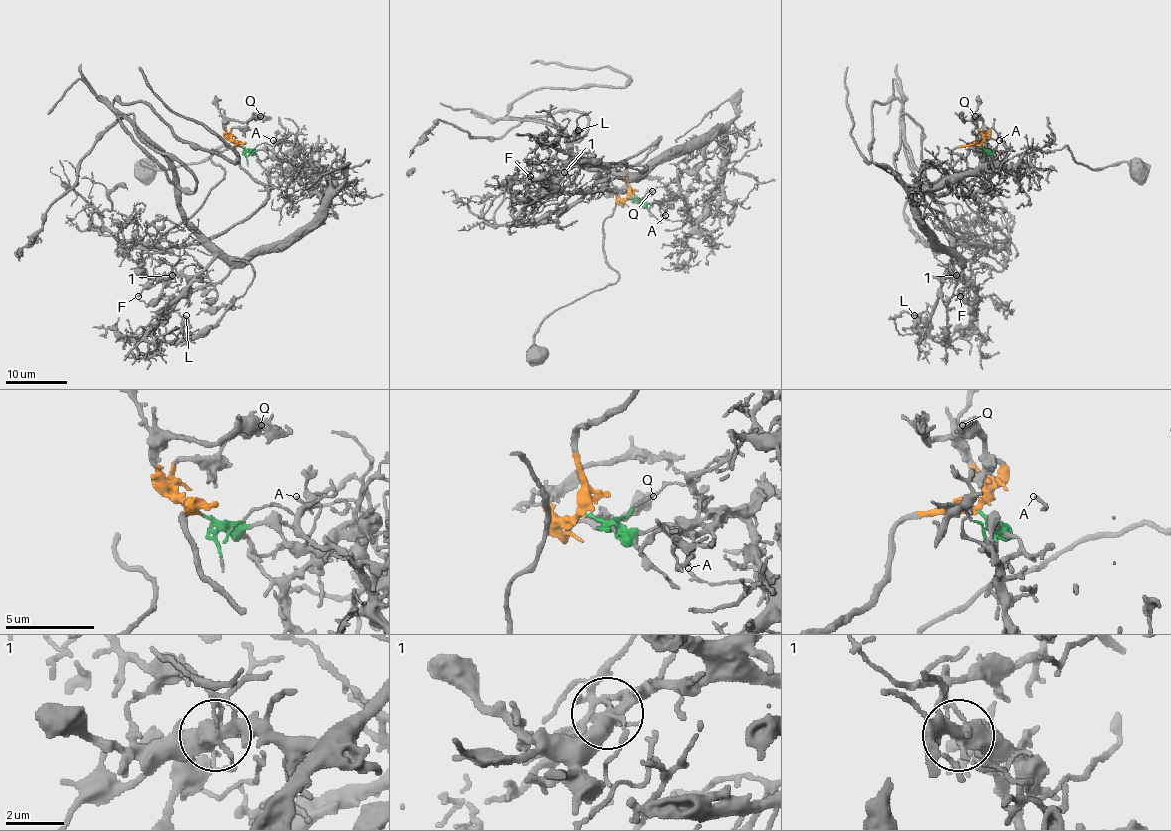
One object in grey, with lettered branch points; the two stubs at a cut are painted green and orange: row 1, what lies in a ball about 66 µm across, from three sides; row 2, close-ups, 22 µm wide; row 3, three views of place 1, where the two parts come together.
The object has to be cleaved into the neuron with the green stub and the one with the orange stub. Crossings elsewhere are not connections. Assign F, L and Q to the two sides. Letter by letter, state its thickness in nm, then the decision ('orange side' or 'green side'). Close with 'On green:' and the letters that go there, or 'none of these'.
F: calibre 190 nm; green side
L: calibre 700 nm; green side
Q: calibre 550 nm; orange side
On green: F, L

